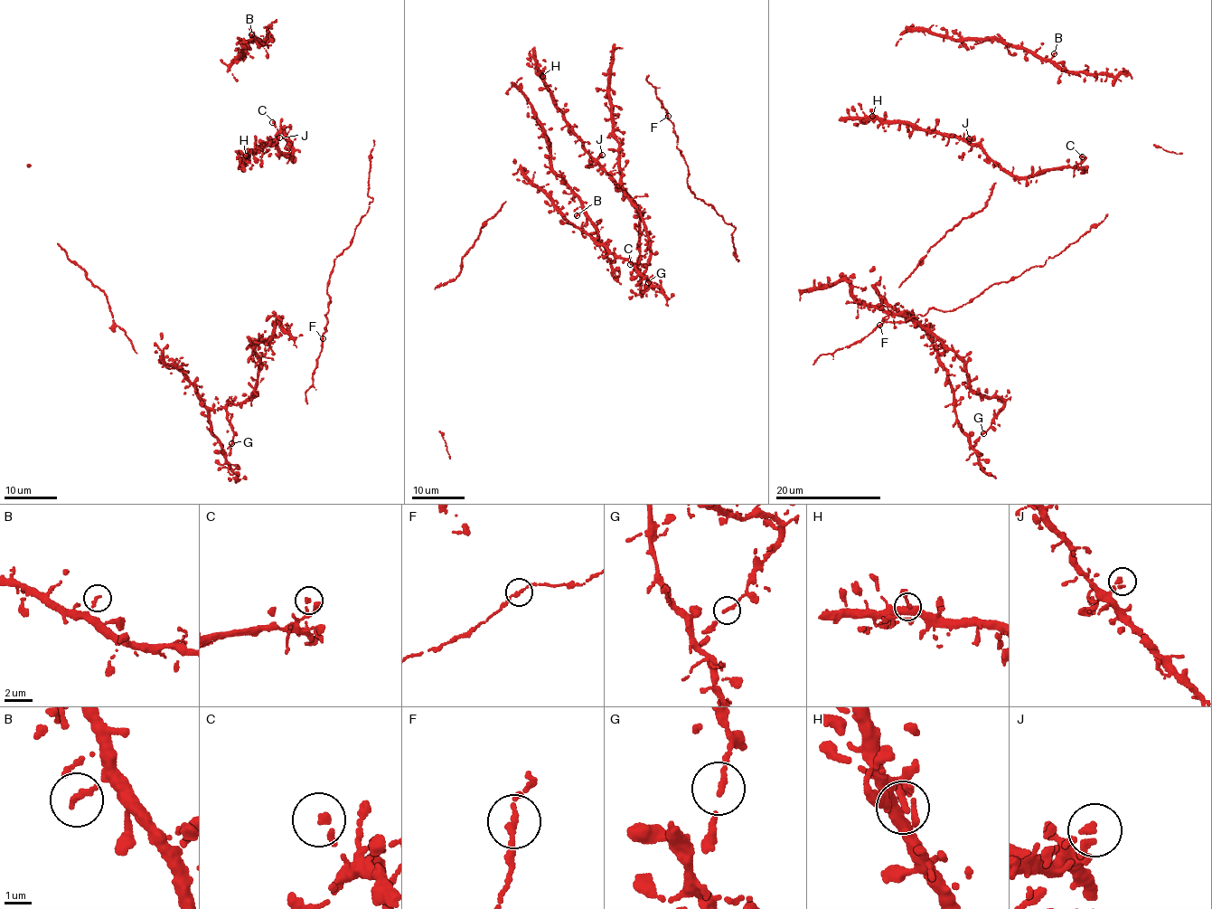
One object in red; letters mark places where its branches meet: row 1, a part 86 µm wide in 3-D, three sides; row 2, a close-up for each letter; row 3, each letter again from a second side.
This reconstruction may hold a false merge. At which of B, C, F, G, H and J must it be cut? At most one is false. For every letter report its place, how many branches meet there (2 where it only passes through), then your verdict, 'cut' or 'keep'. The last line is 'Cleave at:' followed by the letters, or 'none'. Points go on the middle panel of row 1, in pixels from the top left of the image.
B: place (577, 215); branches 1; keep
C: place (630, 264); branches 1; keep
F: place (668, 116); branches 2; keep
G: place (648, 282); branches 2; keep
H: place (542, 76); branches 2; keep
J: place (602, 155); branches 2; keep
Cleave at: none

